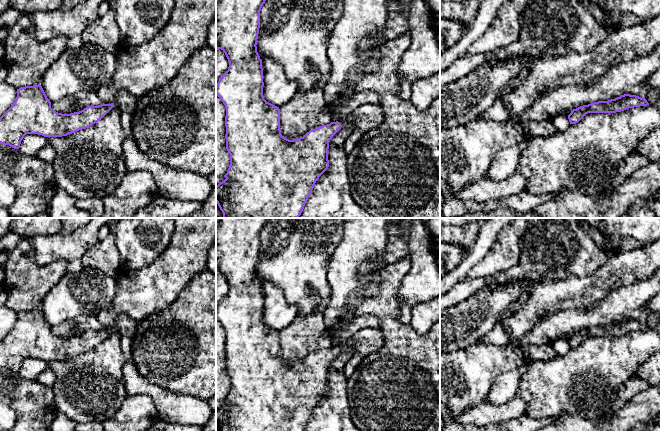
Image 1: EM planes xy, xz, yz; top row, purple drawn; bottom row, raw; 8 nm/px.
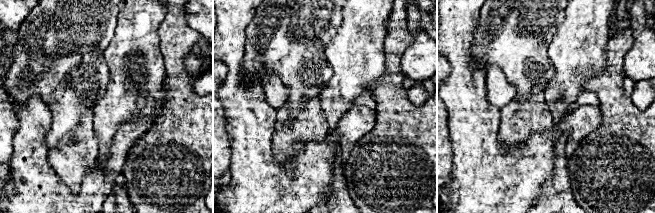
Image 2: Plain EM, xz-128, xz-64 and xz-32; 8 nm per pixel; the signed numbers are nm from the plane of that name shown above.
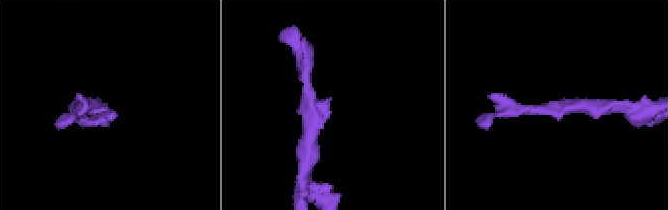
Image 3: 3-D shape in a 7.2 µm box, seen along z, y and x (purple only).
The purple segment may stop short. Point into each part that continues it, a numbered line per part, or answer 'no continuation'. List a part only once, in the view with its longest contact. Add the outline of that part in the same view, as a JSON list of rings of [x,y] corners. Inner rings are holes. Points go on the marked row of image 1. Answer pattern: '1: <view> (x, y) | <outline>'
1: xz (366, 117) | [[[367,103],[355,109],[341,125],[351,123],[353,125],[350,135],[344,142],[344,150],[349,154],[359,139],[370,130],[379,126],[382,122],[382,104]]]

